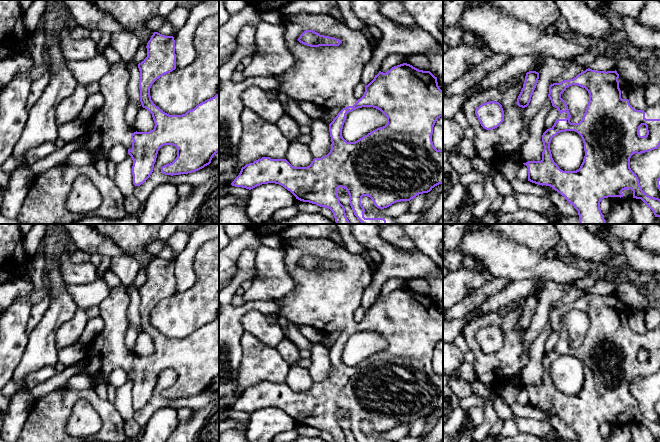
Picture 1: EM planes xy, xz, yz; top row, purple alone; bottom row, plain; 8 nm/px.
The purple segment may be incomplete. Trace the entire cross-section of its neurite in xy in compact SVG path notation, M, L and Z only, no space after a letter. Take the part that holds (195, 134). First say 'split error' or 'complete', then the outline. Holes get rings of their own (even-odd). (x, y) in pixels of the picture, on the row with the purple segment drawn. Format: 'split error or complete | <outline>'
split error | M154 32L147 43L147 57L138 64L140 71L140 102L143 108L147 109L153 117L155 126L149 132L132 132L125 119L125 110L129 101L127 94L127 85L130 80L130 71L128 69L128 62L121 60L119 63L112 65L105 76L99 81L100 93L104 97L104 104L101 109L87 122L87 131L83 135L80 149L87 150L92 155L92 163L98 160L107 159L111 149L115 145L123 145L128 154L133 160L132 175L133 184L140 186L152 174L154 164L156 162L159 149L164 145L173 145L177 148L177 157L170 163L161 167L161 172L165 175L179 175L188 174L198 171L211 163L213 156L219 152L219 95L205 100L198 104L194 109L188 110L182 115L169 115L157 107L150 96L150 88L152 84L163 75L172 72L176 69L176 54L175 54L175 40L173 36L165 36L158 32Z

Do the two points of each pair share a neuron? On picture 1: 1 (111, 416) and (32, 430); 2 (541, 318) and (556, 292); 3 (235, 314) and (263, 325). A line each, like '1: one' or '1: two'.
1: one
2: one
3: two

